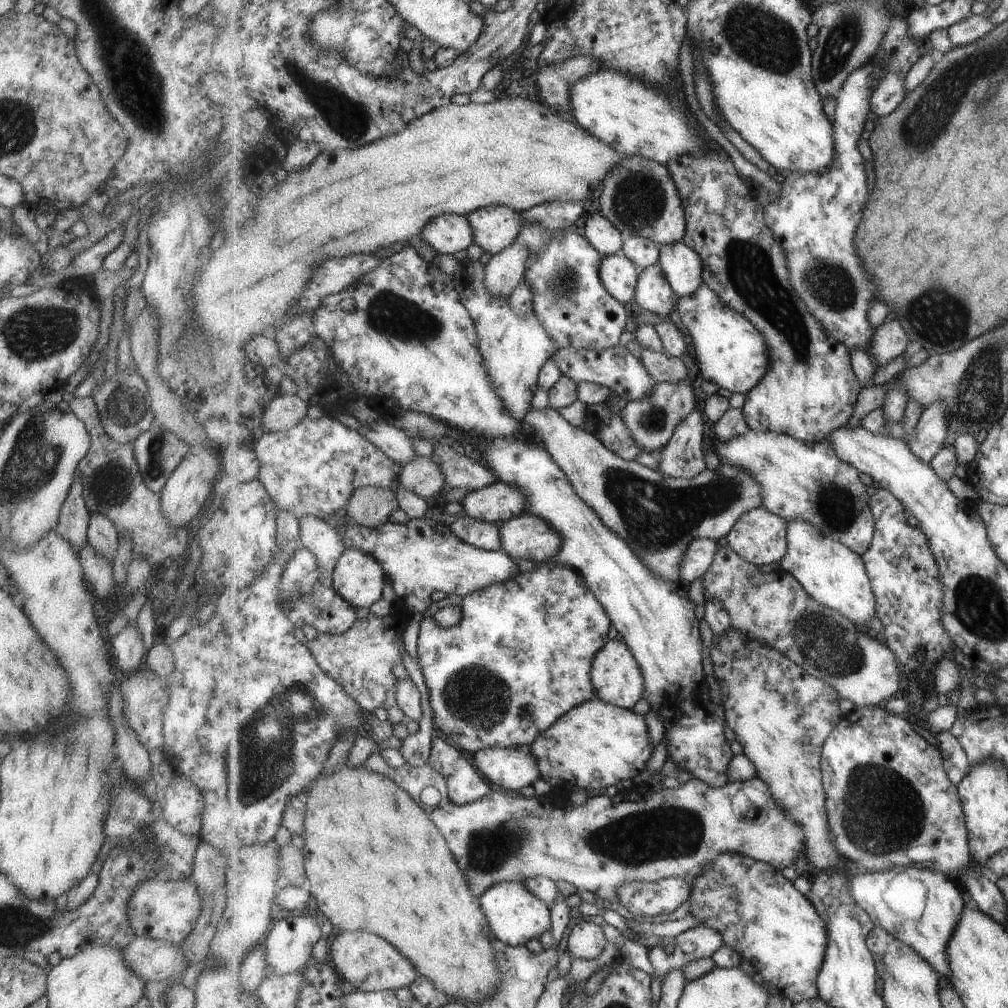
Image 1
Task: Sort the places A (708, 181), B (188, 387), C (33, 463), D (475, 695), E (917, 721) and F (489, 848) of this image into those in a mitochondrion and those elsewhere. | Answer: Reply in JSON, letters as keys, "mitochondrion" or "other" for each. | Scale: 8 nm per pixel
{"A":"other","B":"other","C":"mitochondrion","D":"mitochondrion","E":"other","F":"mitochondrion"}

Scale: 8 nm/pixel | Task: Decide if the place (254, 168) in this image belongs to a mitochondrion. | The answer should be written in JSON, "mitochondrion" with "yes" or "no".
{"mitochondrion":"no"}

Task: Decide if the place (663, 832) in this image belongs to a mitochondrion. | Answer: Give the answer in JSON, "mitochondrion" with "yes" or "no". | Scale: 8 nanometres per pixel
{"mitochondrion":"yes"}

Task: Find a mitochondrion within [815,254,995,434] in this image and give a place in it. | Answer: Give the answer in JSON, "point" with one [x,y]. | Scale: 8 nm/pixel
{"point":[931,317]}

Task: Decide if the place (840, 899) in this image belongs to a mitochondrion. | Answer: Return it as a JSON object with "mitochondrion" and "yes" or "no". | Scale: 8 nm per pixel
{"mitochondrion":"no"}

